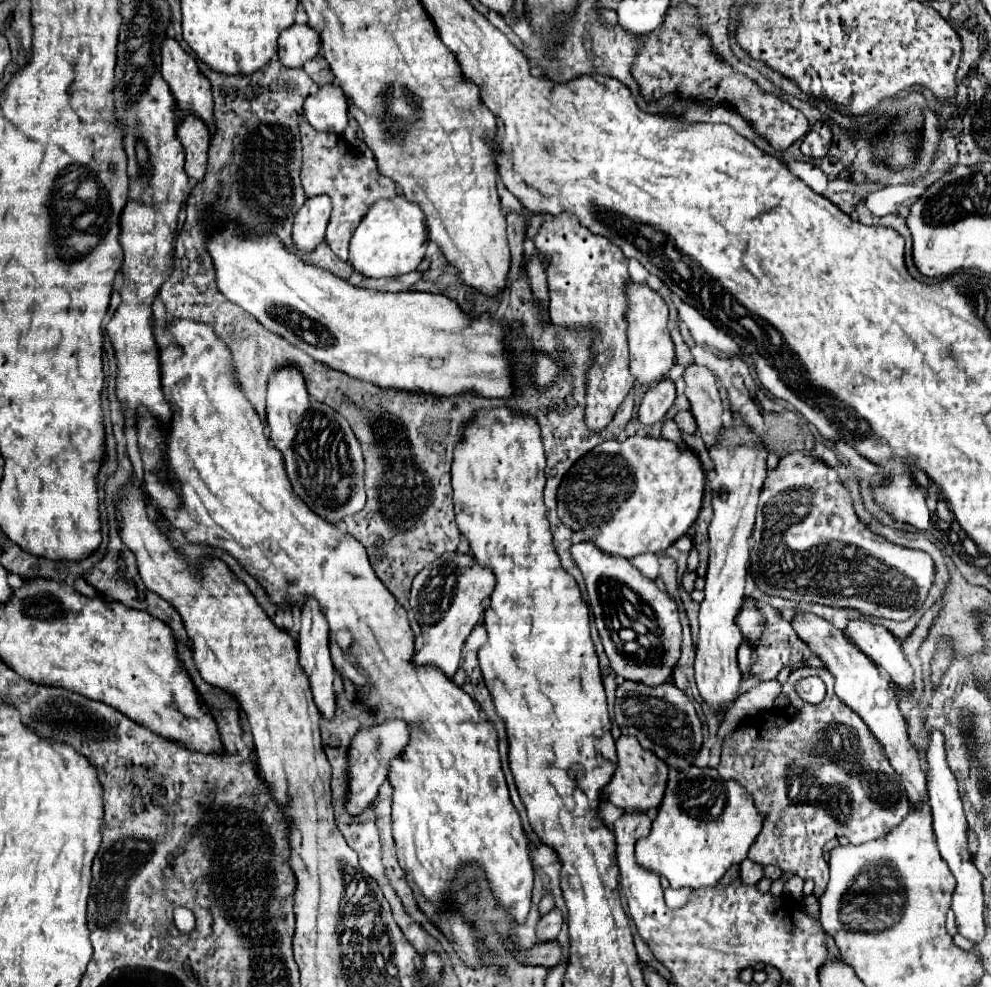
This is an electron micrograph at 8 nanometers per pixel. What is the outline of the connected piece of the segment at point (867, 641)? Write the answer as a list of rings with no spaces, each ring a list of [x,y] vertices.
[[[851,619],[847,625],[849,639],[871,657],[871,661],[885,669],[895,685],[911,689],[913,669],[905,661],[899,641],[883,625],[873,625],[867,619]]]

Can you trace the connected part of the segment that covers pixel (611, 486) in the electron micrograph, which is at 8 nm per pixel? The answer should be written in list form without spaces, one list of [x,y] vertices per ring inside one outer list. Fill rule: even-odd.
[[[639,435],[627,437],[623,443],[611,439],[583,455],[567,471],[557,489],[557,515],[565,527],[587,535],[587,539],[607,555],[633,559],[641,553],[661,553],[685,535],[699,515],[705,489],[701,471],[703,467],[691,449],[679,451],[679,447],[667,439]]]

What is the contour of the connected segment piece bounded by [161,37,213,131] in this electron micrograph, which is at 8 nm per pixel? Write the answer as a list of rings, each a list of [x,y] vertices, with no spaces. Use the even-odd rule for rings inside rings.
[[[165,37],[161,45],[161,75],[169,83],[177,105],[183,111],[199,115],[211,129],[213,121],[213,103],[211,103],[211,85],[199,73],[195,59],[185,53],[179,43],[171,37]]]

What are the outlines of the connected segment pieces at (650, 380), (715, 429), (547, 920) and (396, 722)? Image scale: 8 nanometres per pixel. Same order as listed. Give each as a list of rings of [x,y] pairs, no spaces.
[[[631,283],[627,289],[627,297],[629,297],[627,339],[629,339],[629,353],[631,353],[629,367],[641,385],[651,387],[651,385],[667,379],[669,371],[675,363],[675,343],[673,343],[669,329],[667,329],[669,309],[667,309],[665,301],[661,299],[661,295],[657,295],[653,289],[649,289],[645,285]]]
[[[689,365],[685,369],[685,383],[685,395],[691,403],[691,413],[697,421],[697,429],[705,445],[713,447],[717,445],[723,431],[723,407],[719,399],[719,389],[715,385],[715,377],[707,367]]]
[[[553,909],[551,913],[541,917],[541,921],[537,925],[537,937],[541,941],[551,941],[551,939],[555,939],[559,935],[561,925],[563,925],[563,915],[561,915],[559,909]]]
[[[387,719],[385,723],[359,729],[351,747],[349,747],[349,801],[347,811],[351,815],[361,813],[377,797],[377,789],[387,781],[387,763],[407,747],[411,735],[411,725],[403,719]]]

